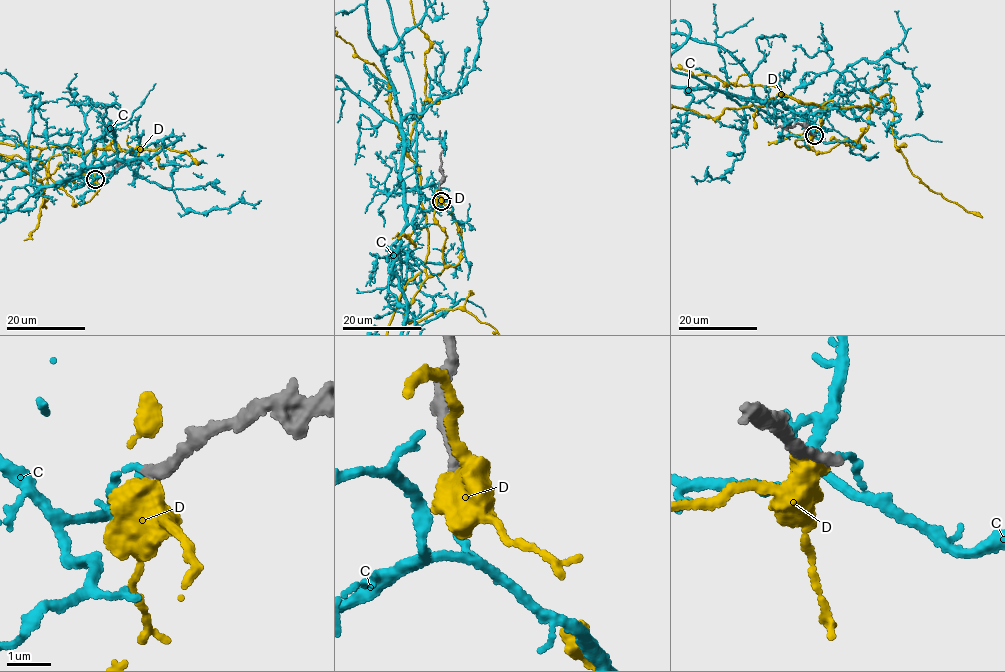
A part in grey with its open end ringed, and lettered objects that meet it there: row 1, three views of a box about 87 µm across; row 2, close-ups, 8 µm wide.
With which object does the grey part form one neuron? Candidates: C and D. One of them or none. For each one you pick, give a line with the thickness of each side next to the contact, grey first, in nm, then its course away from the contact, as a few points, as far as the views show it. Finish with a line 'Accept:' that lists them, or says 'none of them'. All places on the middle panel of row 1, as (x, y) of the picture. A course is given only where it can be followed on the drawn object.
Accept: none of them

